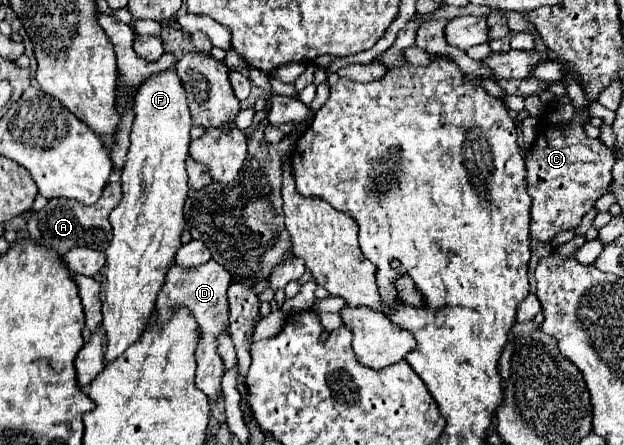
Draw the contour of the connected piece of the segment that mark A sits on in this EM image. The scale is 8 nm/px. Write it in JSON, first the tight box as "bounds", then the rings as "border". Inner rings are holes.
{"bounds":[38,181,122,255],"border":[[[118,181],[108,183],[100,201],[94,205],[82,205],[82,203],[70,201],[70,199],[50,199],[48,205],[38,213],[44,245],[58,251],[60,255],[68,253],[76,245],[106,251],[110,245],[110,237],[112,237],[108,215],[114,209],[114,205],[118,205],[120,199],[122,199],[122,189],[120,189]]]}

